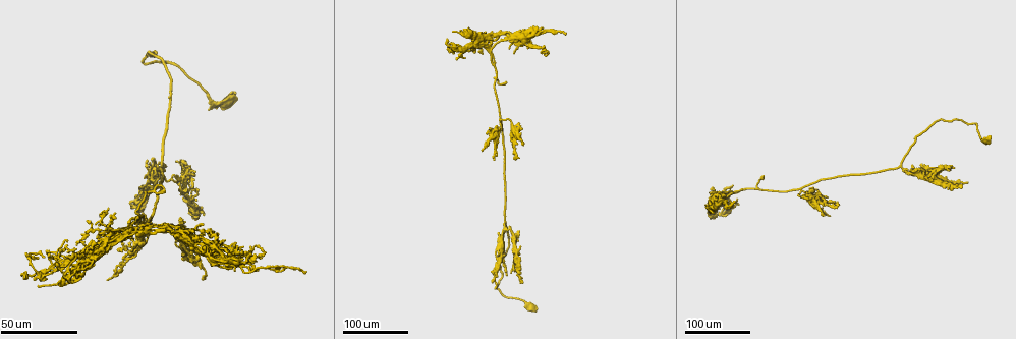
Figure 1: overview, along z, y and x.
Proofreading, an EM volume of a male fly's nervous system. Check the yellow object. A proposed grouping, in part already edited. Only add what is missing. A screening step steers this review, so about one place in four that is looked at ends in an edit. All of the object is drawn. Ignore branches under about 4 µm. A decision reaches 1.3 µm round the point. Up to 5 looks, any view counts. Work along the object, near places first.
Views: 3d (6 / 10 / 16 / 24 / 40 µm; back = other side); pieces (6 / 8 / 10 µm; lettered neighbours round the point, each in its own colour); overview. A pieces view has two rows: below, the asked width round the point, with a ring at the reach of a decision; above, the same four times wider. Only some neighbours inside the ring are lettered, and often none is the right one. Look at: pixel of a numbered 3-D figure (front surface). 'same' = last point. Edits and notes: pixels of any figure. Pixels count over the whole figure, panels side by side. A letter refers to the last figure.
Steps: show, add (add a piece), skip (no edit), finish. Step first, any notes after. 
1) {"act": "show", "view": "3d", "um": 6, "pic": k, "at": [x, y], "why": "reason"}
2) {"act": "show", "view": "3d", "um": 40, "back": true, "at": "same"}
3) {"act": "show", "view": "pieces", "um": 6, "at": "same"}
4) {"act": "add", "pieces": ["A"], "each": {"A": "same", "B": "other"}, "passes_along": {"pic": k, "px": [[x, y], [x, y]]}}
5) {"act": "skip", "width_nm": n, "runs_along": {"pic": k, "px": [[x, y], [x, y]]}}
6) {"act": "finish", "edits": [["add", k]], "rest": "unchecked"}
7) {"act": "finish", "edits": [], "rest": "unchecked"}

{"act": "show", "view": "3d", "um": 24, "pic": 1, "at": [921, 170], "why": "long arm stops here"}

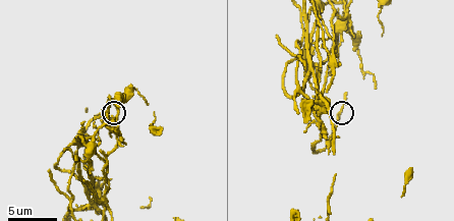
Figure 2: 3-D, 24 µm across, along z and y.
{"act": "show", "view": "pieces", "um": 6, "pic": 2, "at": [344, 93]}

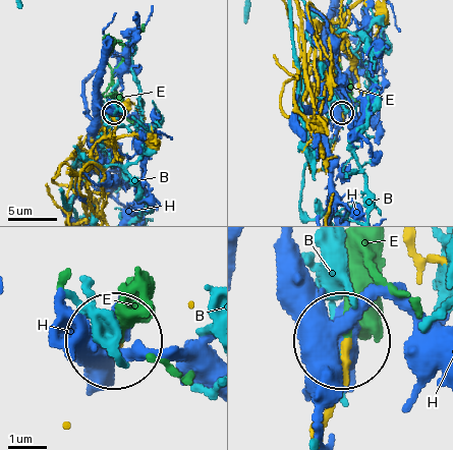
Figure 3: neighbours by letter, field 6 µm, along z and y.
{"act": "add", "pieces": ["E"], "width_nm": 190, "each": {"B": "other", "E": "same", "H": "other"}, "found": "the neuron continues"}

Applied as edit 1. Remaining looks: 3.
{"act": "show", "view": "overview", "why": "redraw"}

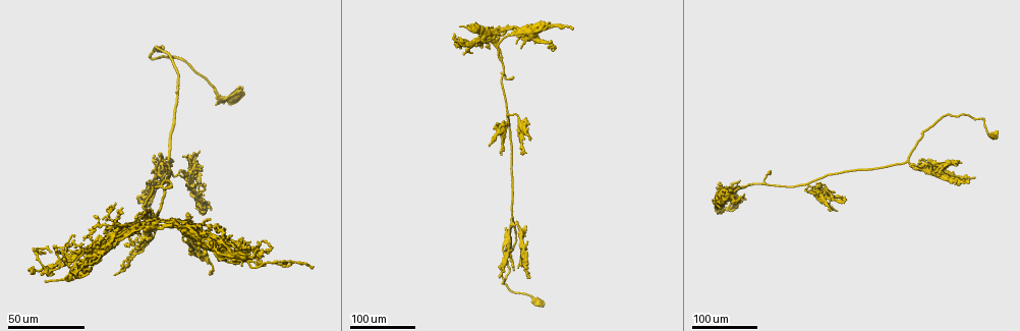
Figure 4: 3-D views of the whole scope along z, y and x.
{"act": "show", "view": "3d", "um": 40, "pic": 4, "at": [823, 191], "why": "an open end"}

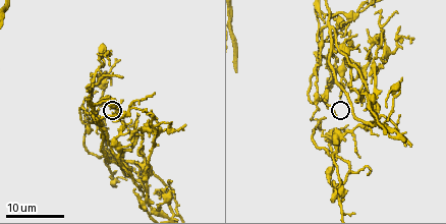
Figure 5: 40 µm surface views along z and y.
{"act": "show", "view": "pieces", "um": 8, "pic": 5, "at": [324, 118]}

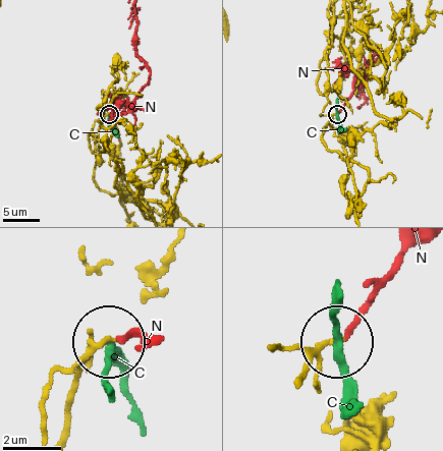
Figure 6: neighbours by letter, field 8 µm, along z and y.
{"act": "add", "pieces": ["N"], "each": {"C": "other", "N": "same"}, "passes_along": {"pic": 6, "px": [[67, 408], [72, 382], [104, 345], [145, 338]]}, "found": "the neuron continues"}

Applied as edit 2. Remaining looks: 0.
{"act": "finish", "edits": [["add", 3], ["add", 6]], "rest": "unchecked"}

